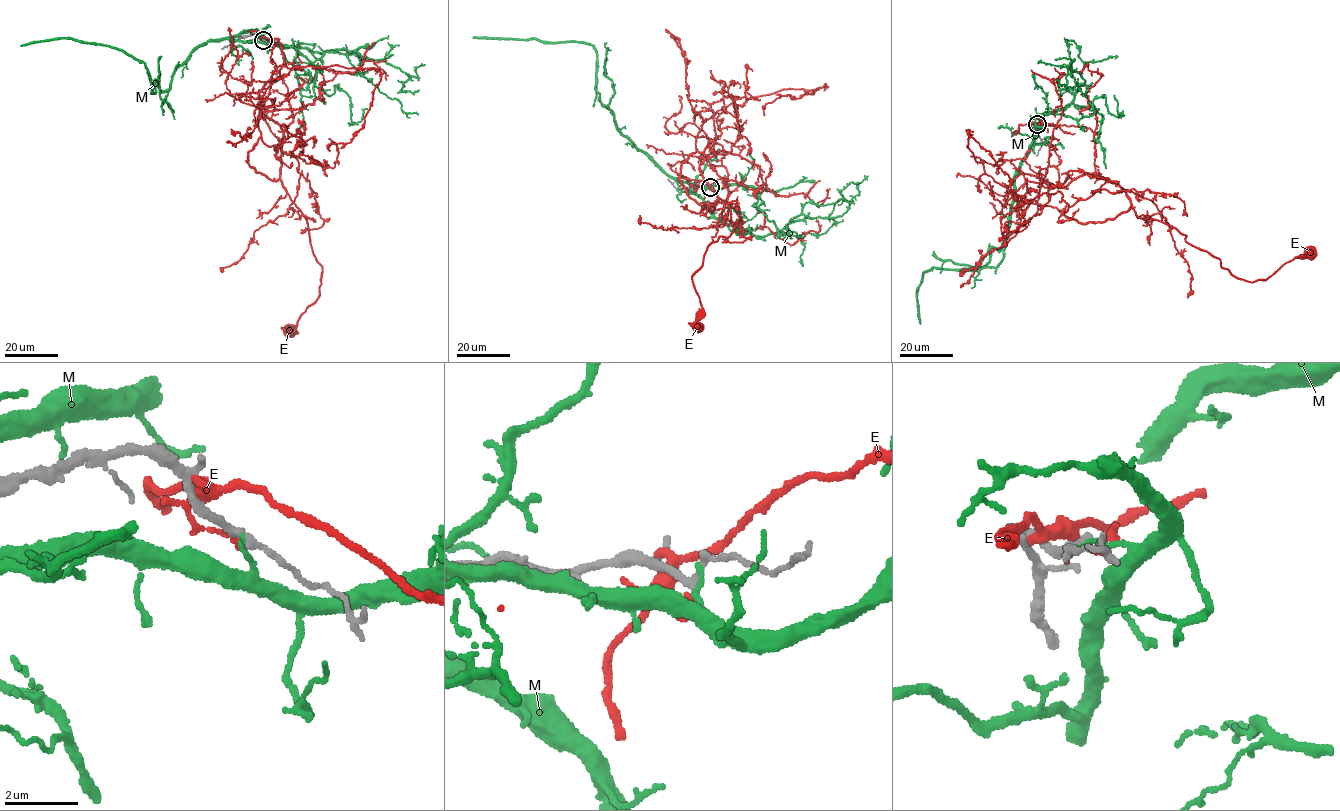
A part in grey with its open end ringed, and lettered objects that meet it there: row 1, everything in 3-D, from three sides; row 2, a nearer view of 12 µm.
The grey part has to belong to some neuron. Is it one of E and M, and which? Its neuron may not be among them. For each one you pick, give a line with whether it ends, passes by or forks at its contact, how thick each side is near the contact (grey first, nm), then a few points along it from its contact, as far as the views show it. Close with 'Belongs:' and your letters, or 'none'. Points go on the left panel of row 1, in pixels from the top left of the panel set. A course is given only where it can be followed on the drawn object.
Belongs: none

